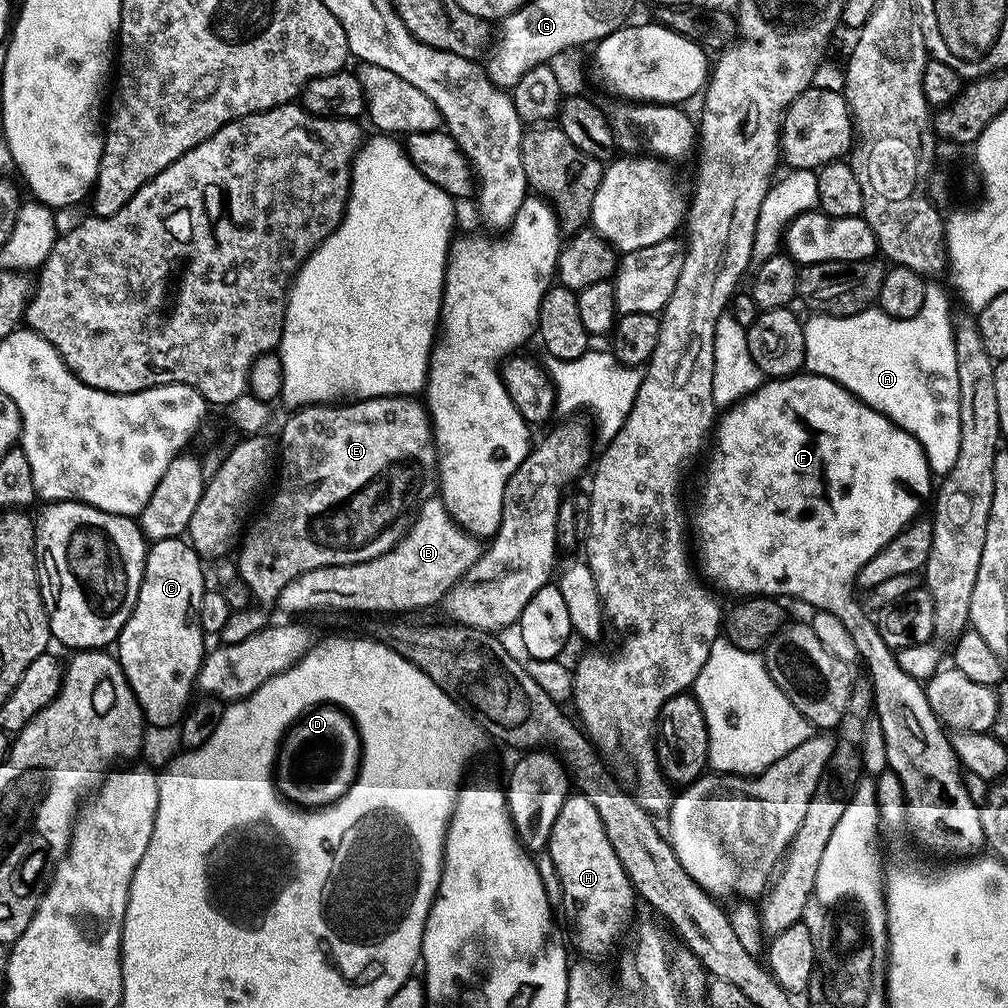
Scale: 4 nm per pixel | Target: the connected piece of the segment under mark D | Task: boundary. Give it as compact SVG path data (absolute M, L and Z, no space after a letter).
M312 700L312 704L304 704L304 708L280 728L280 736L276 736L276 744L272 744L272 760L268 760L268 784L272 784L272 776L276 776L276 784L292 796L292 800L280 800L280 804L294 808L300 816L316 816L319 812L332 812L336 804L344 804L344 800L352 796L352 788L364 780L364 764L368 764L368 740L364 740L360 716L356 716L348 704L340 704L340 700Z

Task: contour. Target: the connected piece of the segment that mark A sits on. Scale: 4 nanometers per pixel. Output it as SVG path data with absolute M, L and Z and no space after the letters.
M929 286L922 310L909 320L888 320L879 307L867 308L853 316L812 314L803 321L806 338L804 363L809 373L838 382L863 404L878 409L902 430L906 430L924 447L928 469L933 477L942 478L958 462L960 423L958 422L958 370L954 358L954 334L948 296L940 288Z

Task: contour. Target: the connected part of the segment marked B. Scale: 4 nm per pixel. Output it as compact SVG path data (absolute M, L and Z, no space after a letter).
M428 498L421 503L415 513L408 532L389 552L366 562L346 566L326 566L294 578L294 582L290 582L290 586L282 590L278 608L284 612L316 612L319 608L345 608L348 612L396 614L392 612L416 612L419 608L430 607L431 604L439 605L451 588L471 568L476 567L476 561L482 556L480 544L481 541L477 537L468 535L456 523L452 513L445 510L443 500Z

